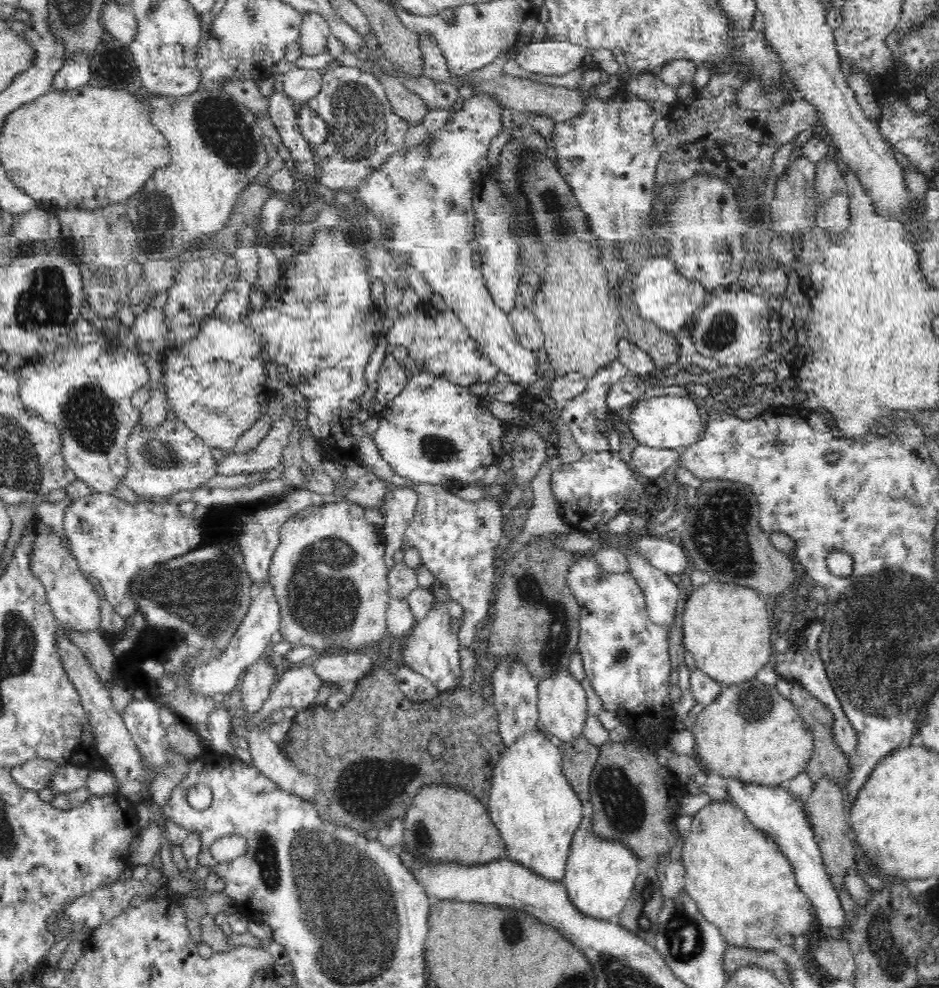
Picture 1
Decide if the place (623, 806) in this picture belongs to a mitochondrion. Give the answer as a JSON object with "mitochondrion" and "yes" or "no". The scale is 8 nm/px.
{"mitochondrion":"yes"}

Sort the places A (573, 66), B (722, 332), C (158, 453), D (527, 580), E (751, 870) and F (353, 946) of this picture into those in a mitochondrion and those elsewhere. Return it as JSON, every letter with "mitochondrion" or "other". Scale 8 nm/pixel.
{"A":"other","B":"mitochondrion","C":"mitochondrion","D":"mitochondrion","E":"other","F":"mitochondrion"}

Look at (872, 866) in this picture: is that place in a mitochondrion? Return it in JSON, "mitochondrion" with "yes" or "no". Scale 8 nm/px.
{"mitochondrion":"no"}

